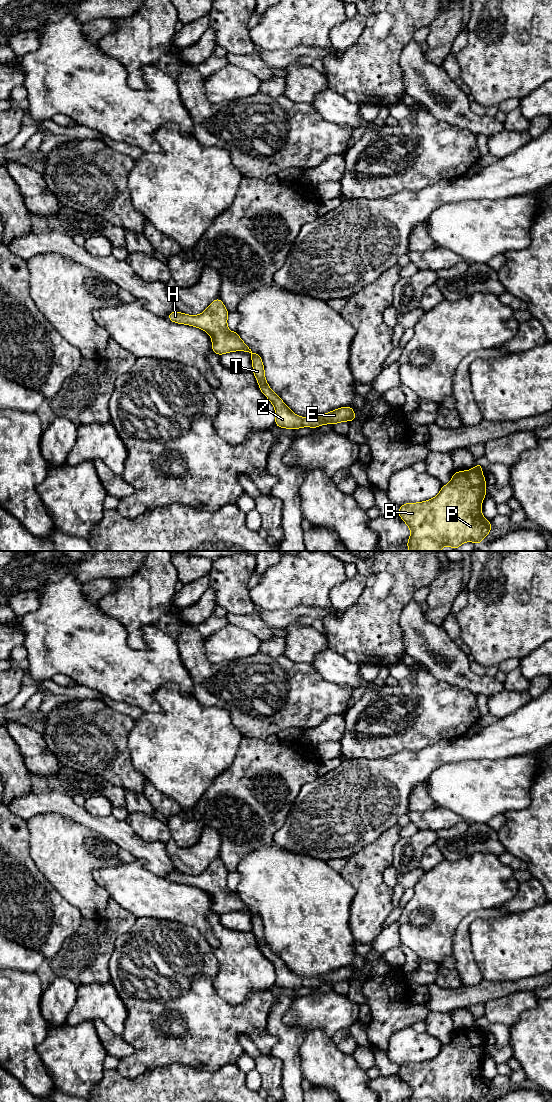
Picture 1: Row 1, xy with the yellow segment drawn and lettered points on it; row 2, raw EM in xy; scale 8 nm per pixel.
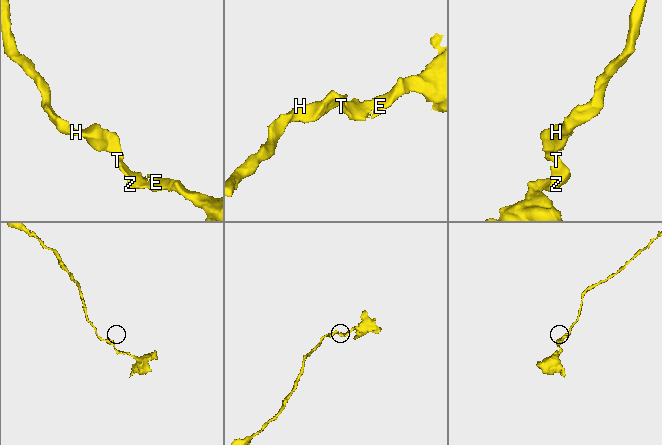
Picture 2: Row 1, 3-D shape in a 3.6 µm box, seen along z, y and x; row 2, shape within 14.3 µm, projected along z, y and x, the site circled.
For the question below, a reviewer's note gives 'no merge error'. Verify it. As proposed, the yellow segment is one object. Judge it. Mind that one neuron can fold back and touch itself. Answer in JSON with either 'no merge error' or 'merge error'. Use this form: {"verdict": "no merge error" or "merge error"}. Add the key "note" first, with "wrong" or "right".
{"note": "right", "verdict": "no merge error"}

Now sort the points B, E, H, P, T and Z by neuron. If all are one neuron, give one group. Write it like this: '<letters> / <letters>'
B E H P T Z

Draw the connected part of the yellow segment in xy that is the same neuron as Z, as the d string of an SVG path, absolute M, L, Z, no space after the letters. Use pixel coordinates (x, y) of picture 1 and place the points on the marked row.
M217 298L201 314L192 316L174 311L168 319L175 323L198 327L212 337L212 350L221 356L232 351L246 351L251 354L253 373L261 392L275 407L275 425L281 428L298 429L300 427L317 428L322 424L333 424L343 421L353 421L357 416L350 407L341 407L327 414L305 418L293 413L269 387L265 380L264 365L259 354L253 353L239 337L238 333L230 332L227 327L228 311L223 302Z

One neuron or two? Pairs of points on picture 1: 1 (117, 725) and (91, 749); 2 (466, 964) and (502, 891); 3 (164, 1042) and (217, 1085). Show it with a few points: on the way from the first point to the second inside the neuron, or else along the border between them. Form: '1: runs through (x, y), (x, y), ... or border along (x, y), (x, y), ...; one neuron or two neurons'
1: runs through (111, 731), (97, 745); one neuron
2: border along (499, 906), (476, 909), (470, 913); two neurons
3: border along (173, 1063), (211, 1071), (216, 1071), (220, 1068); two neurons

